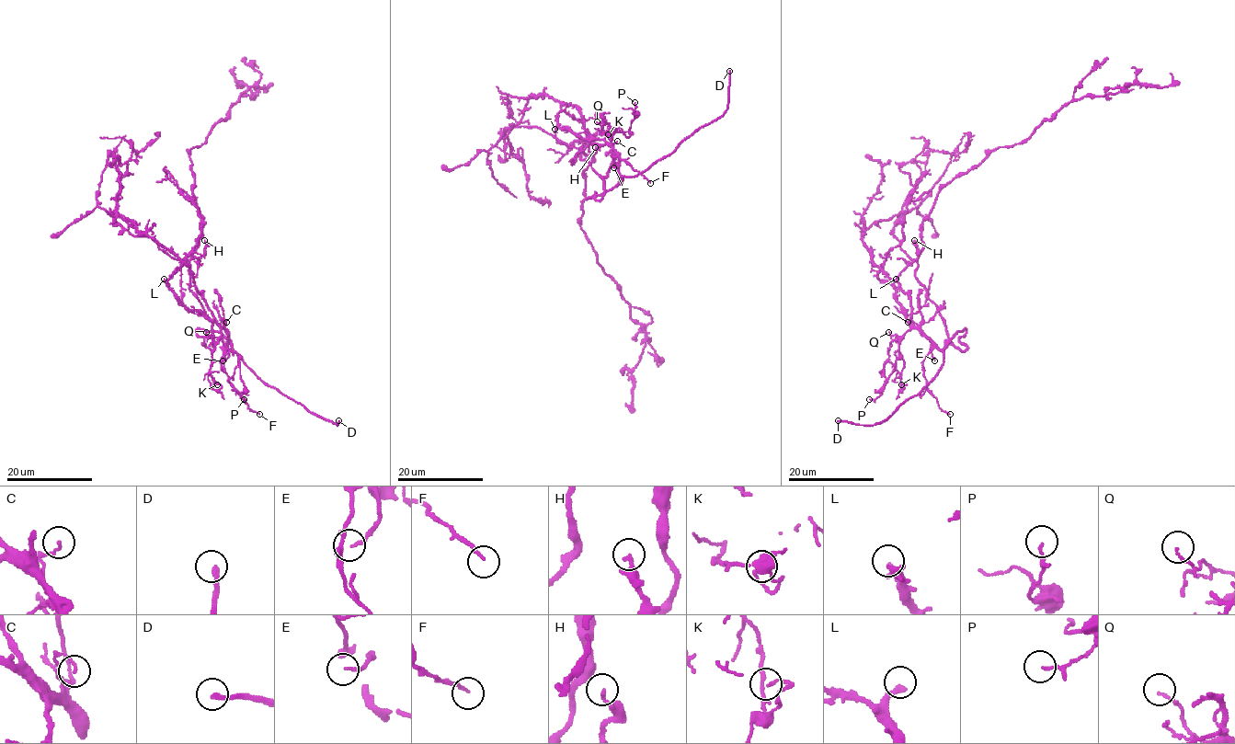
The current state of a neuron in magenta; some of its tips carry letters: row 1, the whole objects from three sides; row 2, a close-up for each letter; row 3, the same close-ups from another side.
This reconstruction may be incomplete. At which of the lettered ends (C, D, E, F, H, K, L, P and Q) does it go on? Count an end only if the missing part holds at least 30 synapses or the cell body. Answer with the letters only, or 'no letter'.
D, E, L

